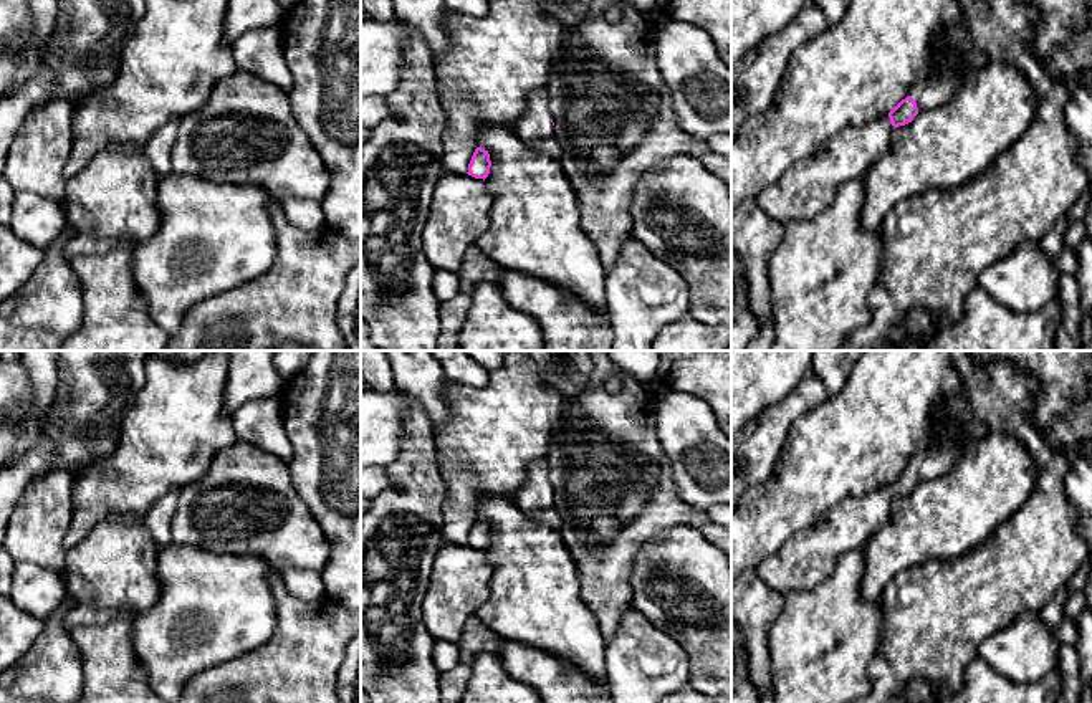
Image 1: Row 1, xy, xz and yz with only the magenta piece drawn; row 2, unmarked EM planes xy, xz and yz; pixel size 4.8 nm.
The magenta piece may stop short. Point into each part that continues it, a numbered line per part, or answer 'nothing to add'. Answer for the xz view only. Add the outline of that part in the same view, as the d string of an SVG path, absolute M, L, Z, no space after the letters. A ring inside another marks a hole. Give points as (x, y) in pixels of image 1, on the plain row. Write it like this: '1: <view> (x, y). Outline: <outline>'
1: xz (535, 493). Outline: M538 460L528 468L528 480L515 495L520 509L529 513L553 508L553 493L549 483L549 468L546 460Z

